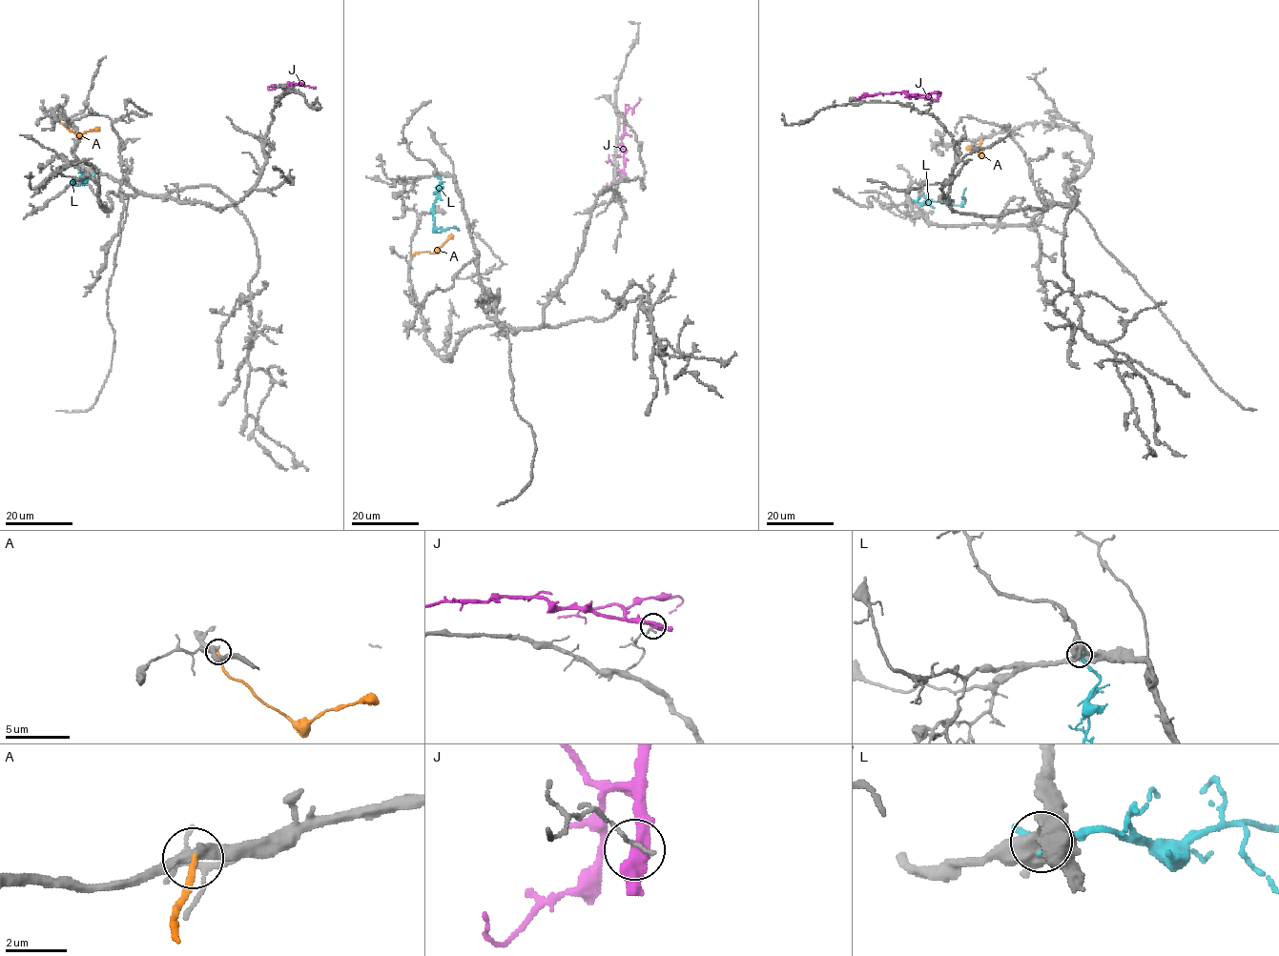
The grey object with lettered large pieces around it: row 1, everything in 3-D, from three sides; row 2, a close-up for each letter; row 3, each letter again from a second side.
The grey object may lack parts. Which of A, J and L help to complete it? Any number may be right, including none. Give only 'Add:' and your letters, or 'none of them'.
Add: none of them

